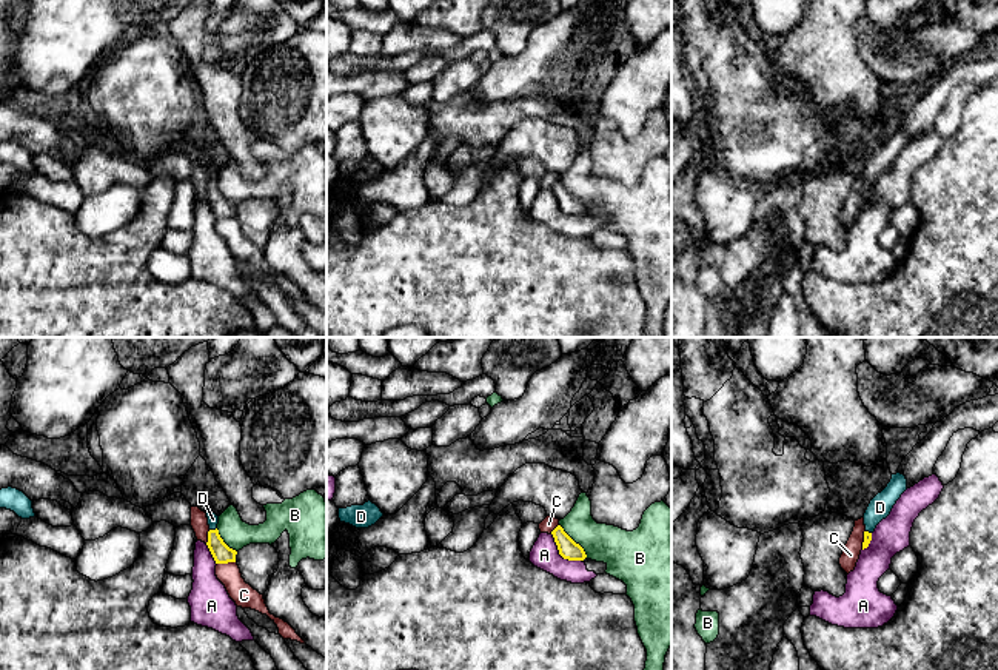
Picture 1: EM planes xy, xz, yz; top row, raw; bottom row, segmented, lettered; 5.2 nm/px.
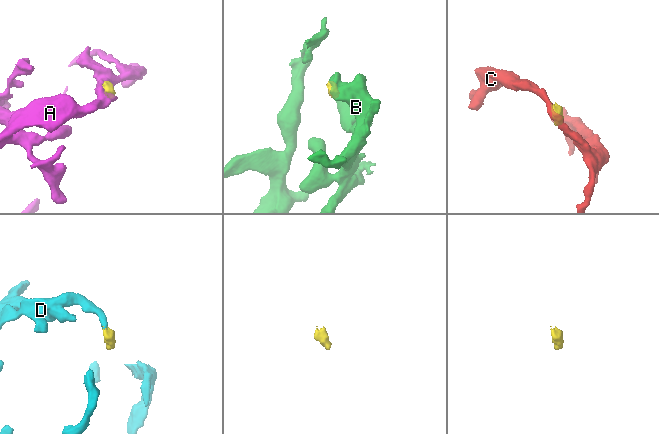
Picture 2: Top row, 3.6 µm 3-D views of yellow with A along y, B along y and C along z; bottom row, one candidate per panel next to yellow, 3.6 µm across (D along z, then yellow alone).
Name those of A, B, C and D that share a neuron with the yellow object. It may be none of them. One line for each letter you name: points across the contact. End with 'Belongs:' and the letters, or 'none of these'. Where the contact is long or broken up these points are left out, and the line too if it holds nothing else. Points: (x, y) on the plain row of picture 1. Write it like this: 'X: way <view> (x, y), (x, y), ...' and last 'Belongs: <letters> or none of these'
D: way xy (222, 208), (214, 197), (213, 185), (213, 174)
Belongs: D

